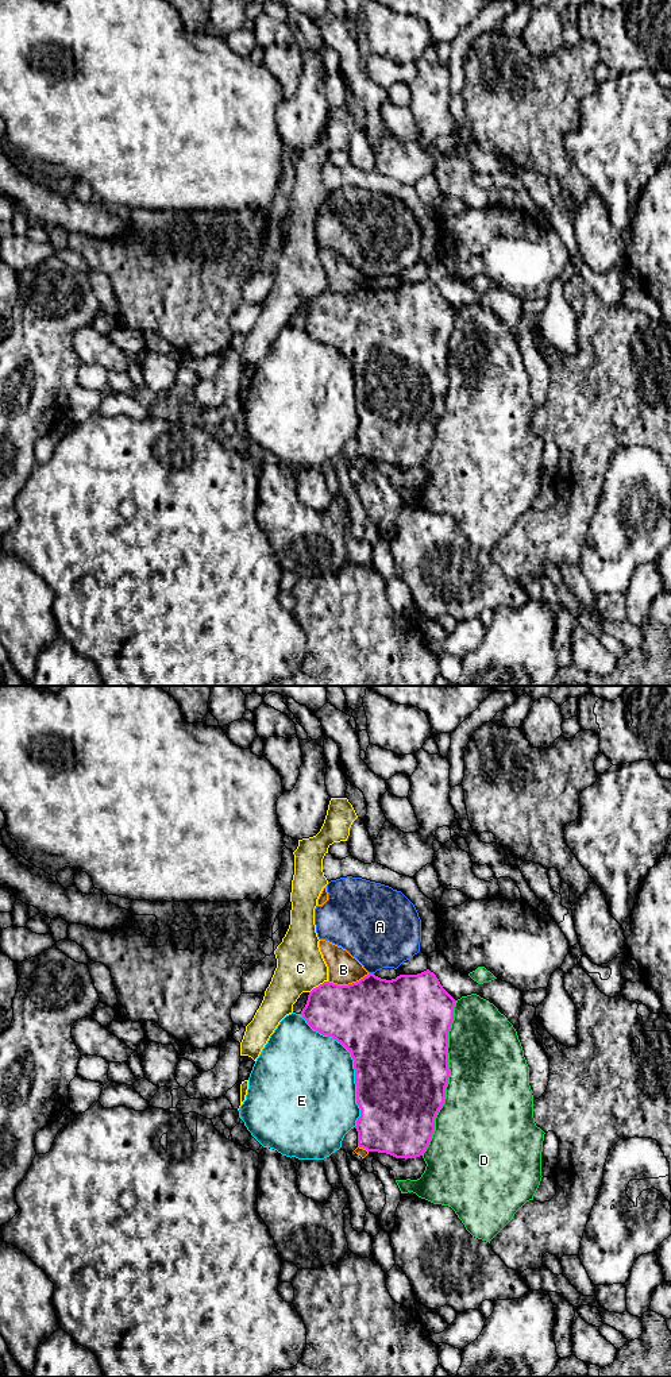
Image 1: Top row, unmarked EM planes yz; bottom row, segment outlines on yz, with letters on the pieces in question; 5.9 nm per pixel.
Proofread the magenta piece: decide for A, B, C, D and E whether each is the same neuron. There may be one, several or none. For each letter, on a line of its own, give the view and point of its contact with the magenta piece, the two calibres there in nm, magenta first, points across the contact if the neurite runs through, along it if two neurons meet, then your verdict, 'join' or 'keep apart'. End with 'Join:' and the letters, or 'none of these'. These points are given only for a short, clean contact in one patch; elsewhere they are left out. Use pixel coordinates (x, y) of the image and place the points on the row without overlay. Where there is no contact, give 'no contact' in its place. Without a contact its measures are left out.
A: contact yz (371, 282); calibres 460 and 420 nm; border yz (369, 281), (373, 282); keep apart
B: contact yz (349, 293); calibres 480 and 190 nm; keep apart
C: contact yz (319, 294); calibres 360 and 280 nm; border yz (327, 289), (309, 301); keep apart
D: contact yz (448, 385); calibres 500 and 480 nm; keep apart
E: contact yz (354, 373); calibres 500 and 480 nm; keep apart
Join: none of these

